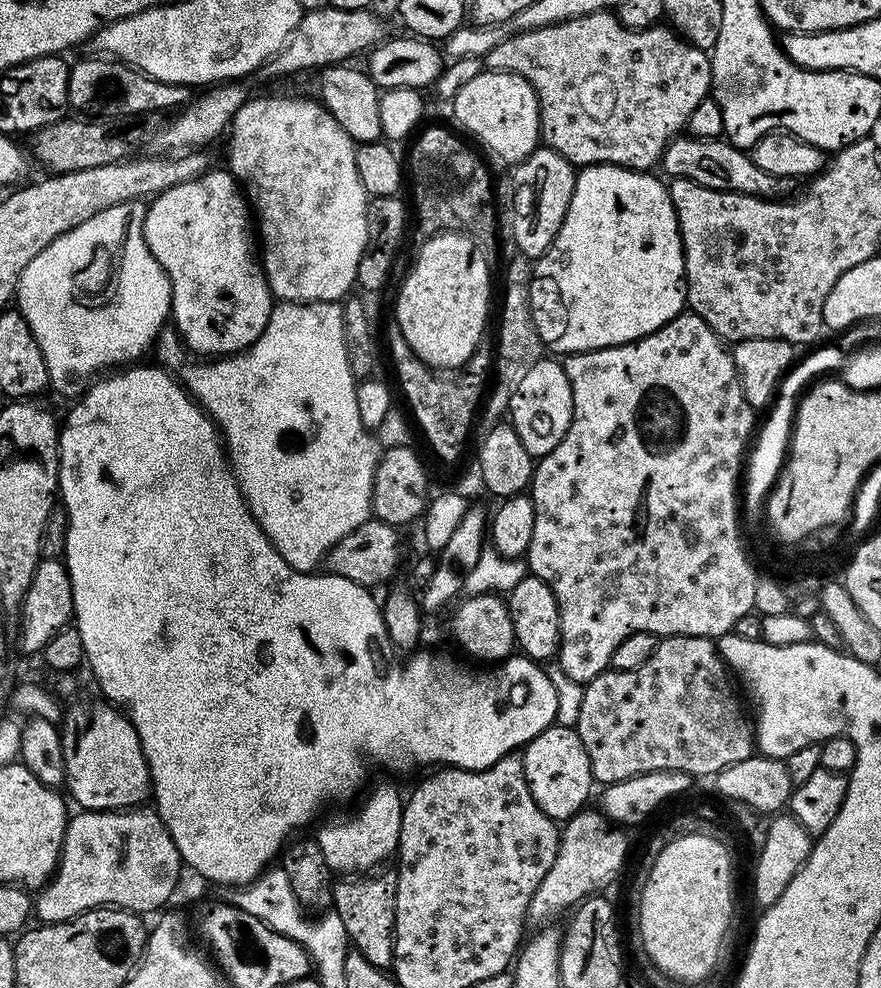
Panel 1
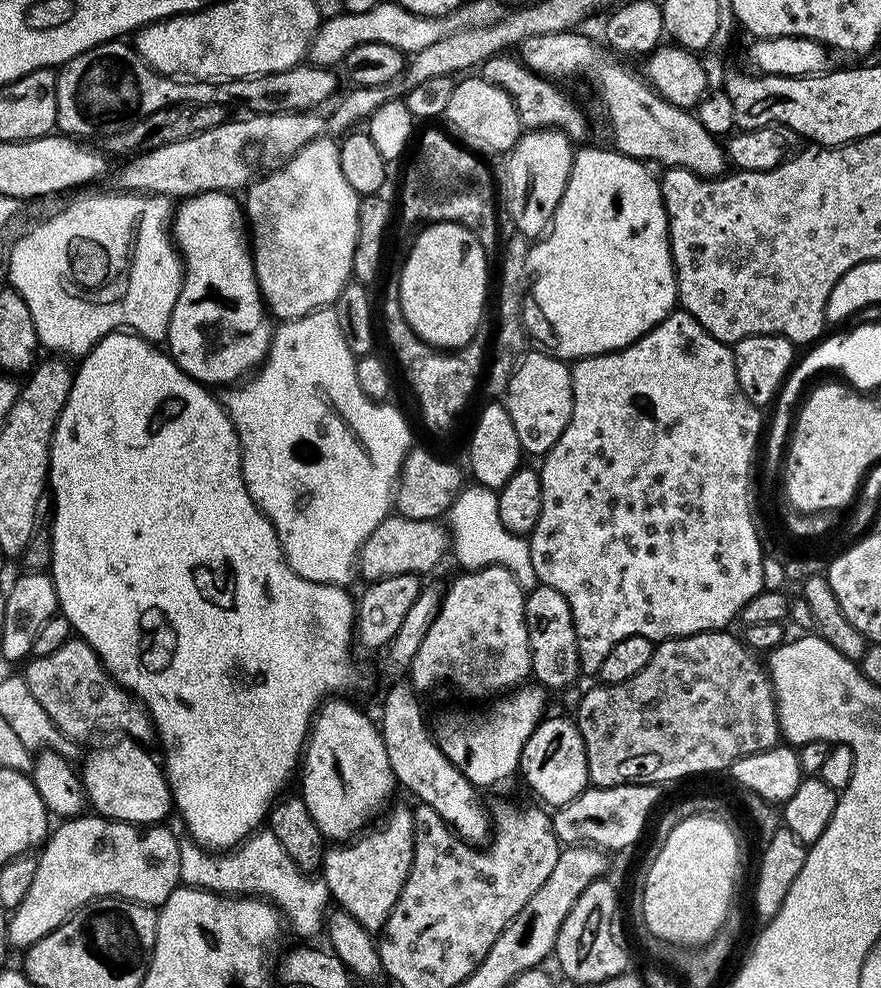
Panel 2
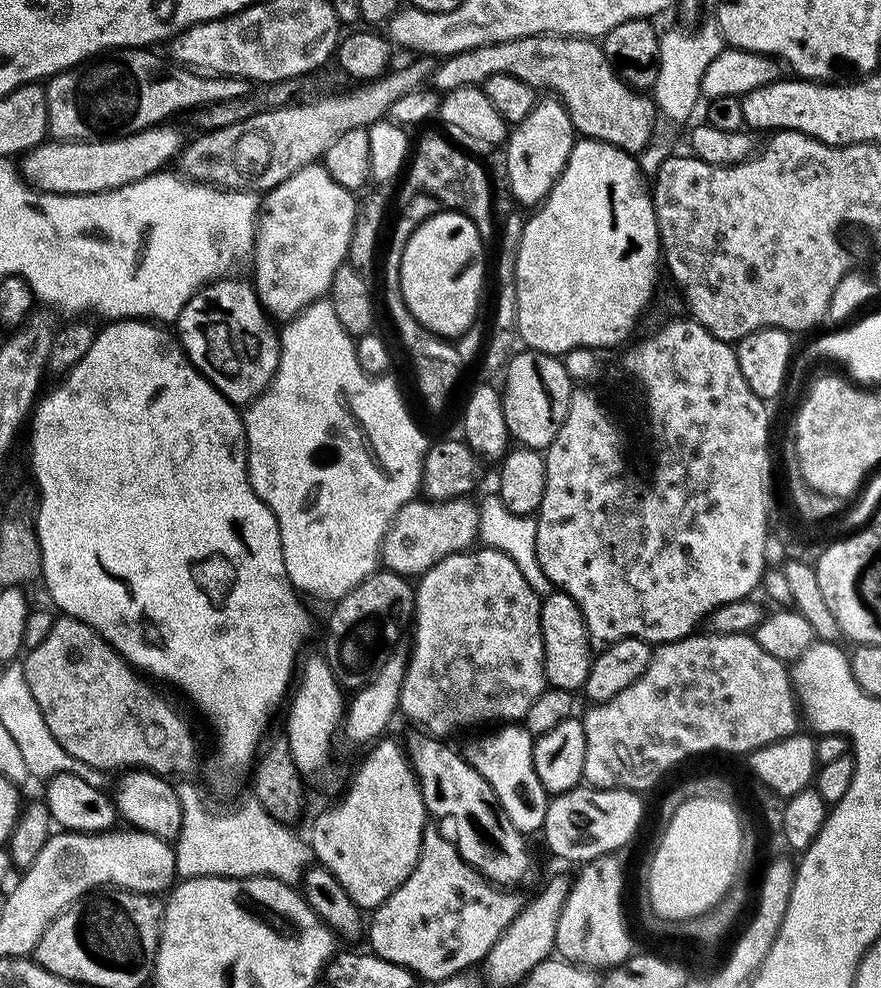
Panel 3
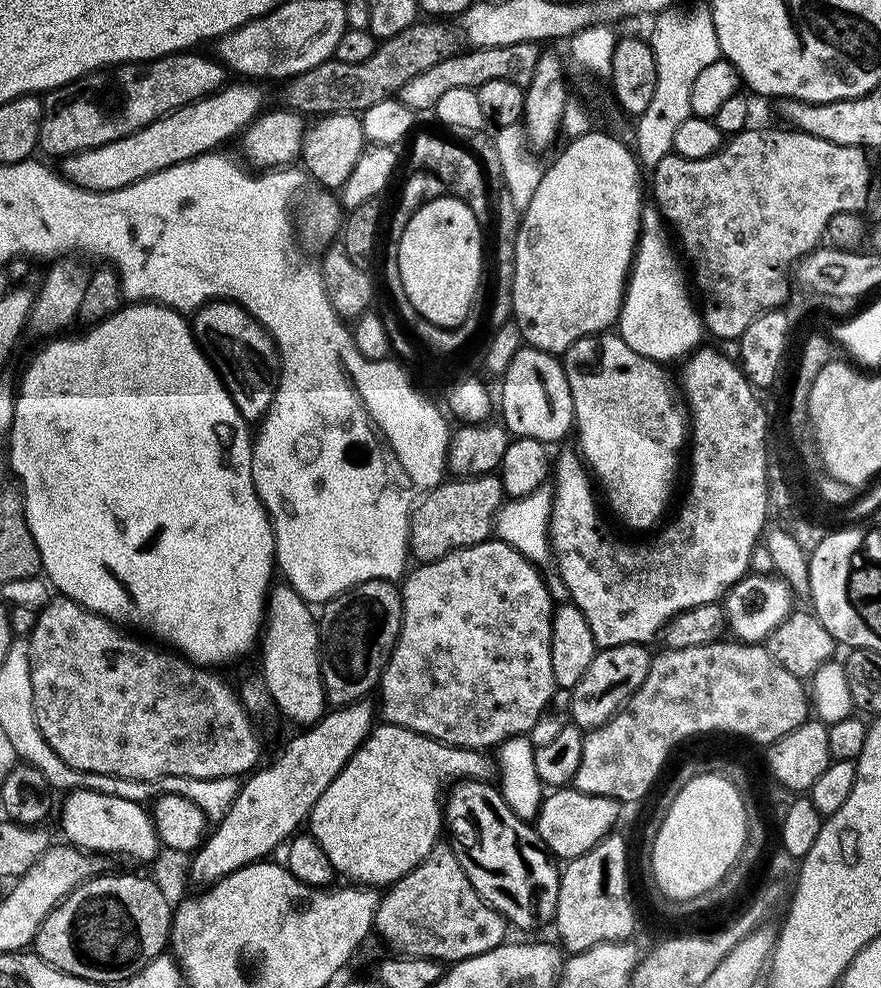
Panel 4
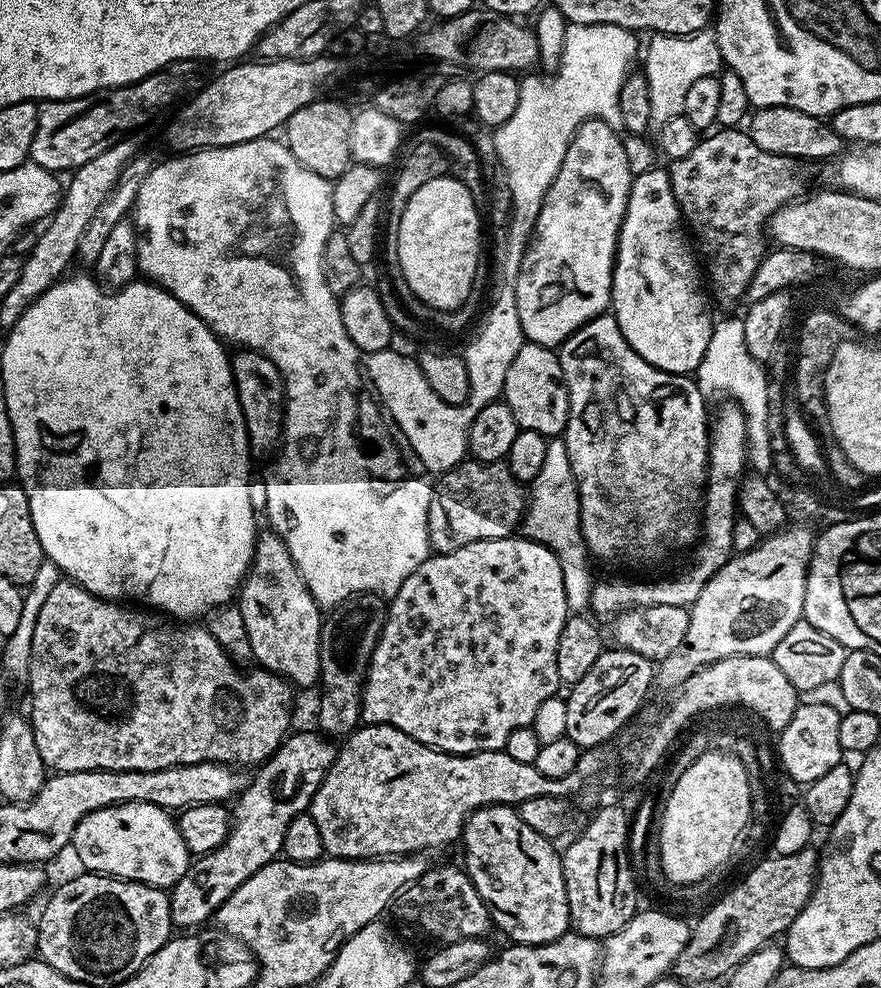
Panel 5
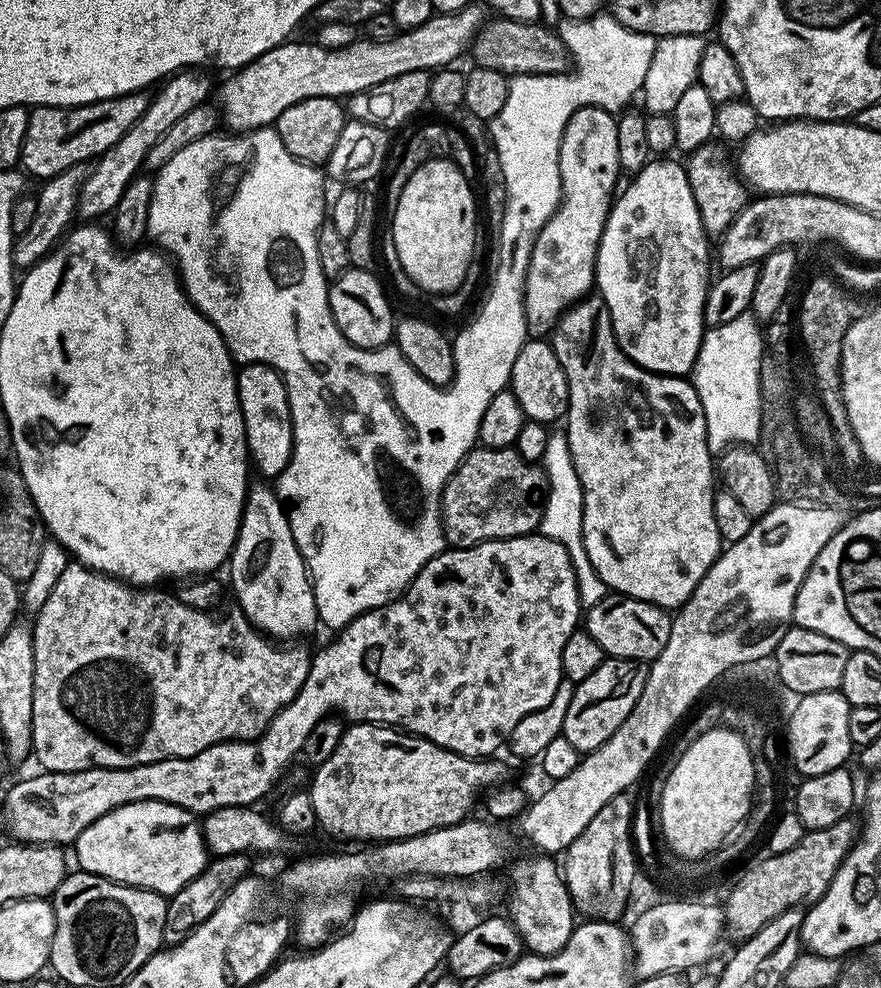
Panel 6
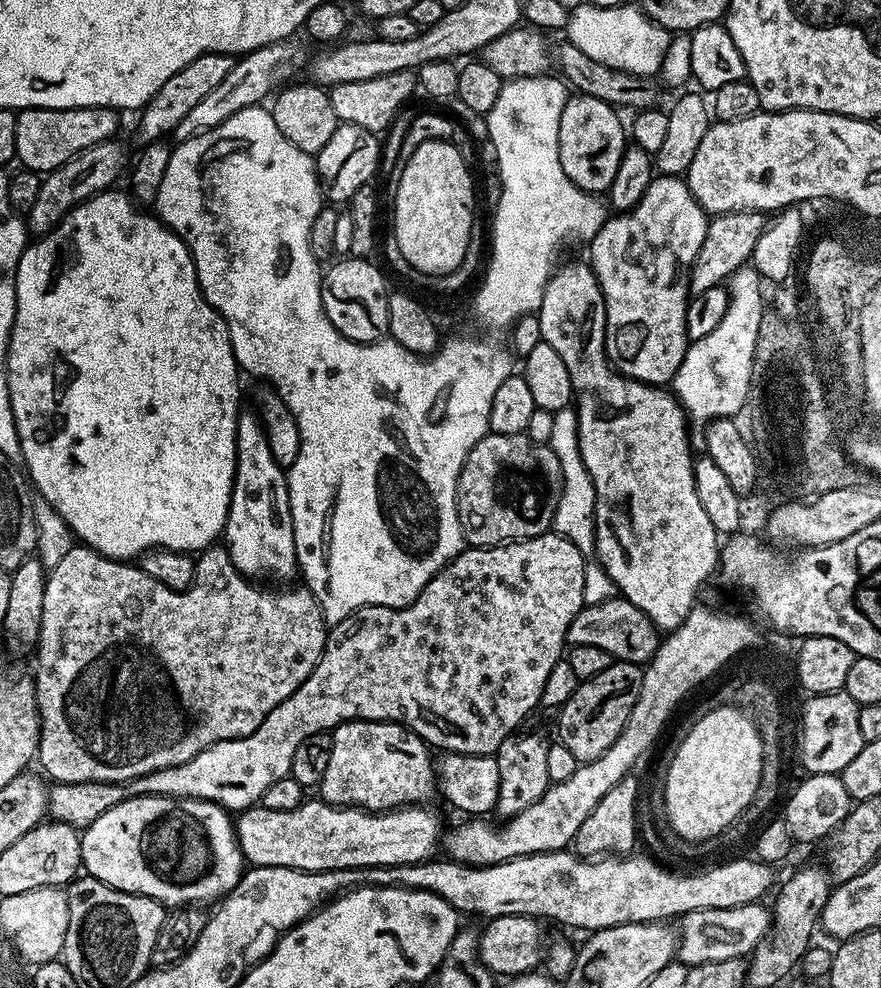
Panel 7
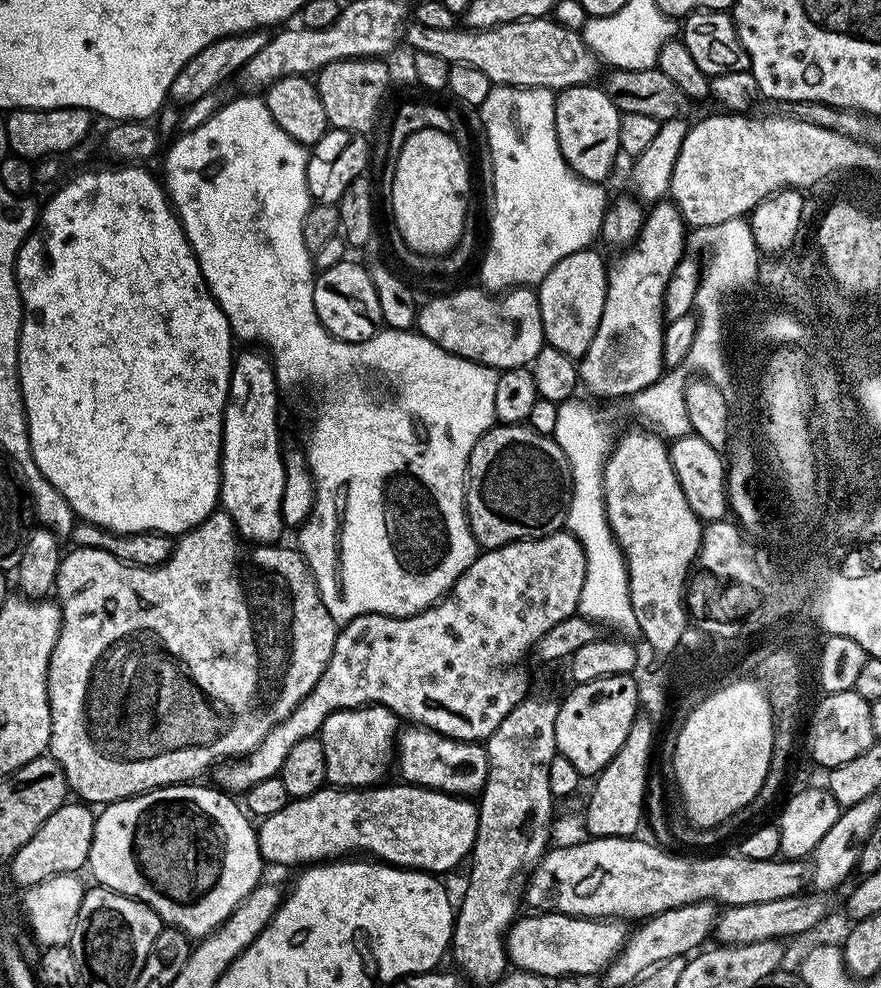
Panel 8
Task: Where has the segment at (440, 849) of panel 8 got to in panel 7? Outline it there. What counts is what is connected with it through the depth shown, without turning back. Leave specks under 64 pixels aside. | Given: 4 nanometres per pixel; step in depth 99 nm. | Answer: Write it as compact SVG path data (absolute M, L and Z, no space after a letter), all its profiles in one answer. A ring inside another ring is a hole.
M319 798L305 799L294 810L245 808L235 817L236 841L249 865L290 866L294 870L325 872L378 866L406 866L433 859L442 844L440 820L428 806L368 812L339 808Z

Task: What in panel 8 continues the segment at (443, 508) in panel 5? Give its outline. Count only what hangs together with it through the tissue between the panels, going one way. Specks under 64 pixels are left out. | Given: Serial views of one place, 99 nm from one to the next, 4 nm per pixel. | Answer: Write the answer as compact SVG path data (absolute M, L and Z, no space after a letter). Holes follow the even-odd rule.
M497 423L488 429L468 459L466 507L468 529L481 549L501 548L519 540L537 540L561 531L567 525L572 497L572 467L558 442L552 436L538 434L527 423Z

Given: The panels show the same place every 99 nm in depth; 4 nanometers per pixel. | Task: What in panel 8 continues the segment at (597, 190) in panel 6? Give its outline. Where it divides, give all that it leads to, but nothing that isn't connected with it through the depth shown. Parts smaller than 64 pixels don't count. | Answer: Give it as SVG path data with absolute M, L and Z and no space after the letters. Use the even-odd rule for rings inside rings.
M595 83L566 88L556 96L554 126L560 153L573 172L577 172L582 179L592 184L607 181L616 164L616 156L621 155L618 142L621 115L614 102L610 102L604 93L603 87Z

